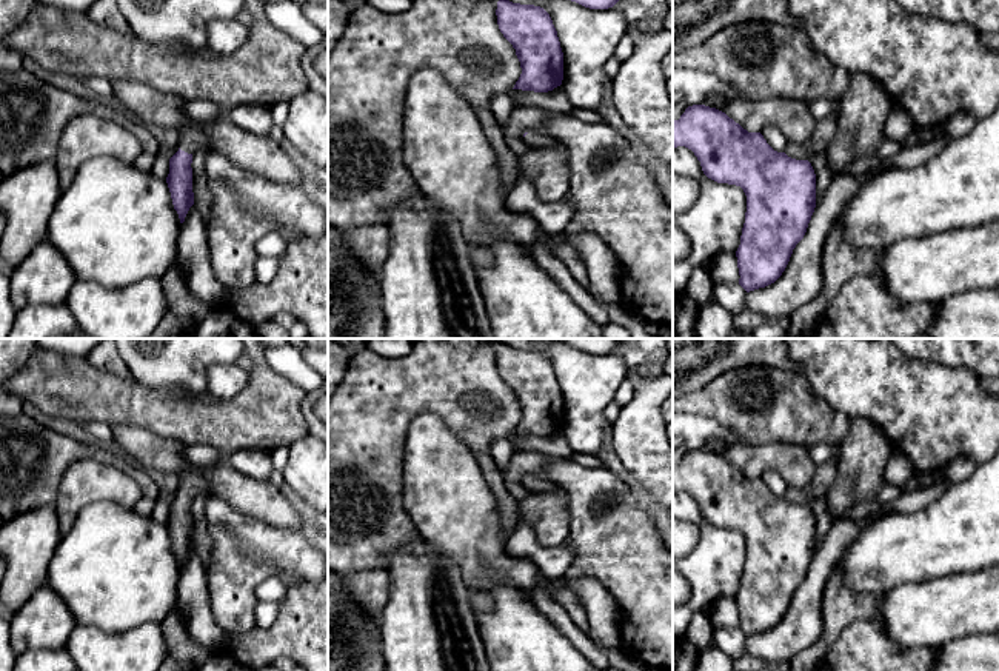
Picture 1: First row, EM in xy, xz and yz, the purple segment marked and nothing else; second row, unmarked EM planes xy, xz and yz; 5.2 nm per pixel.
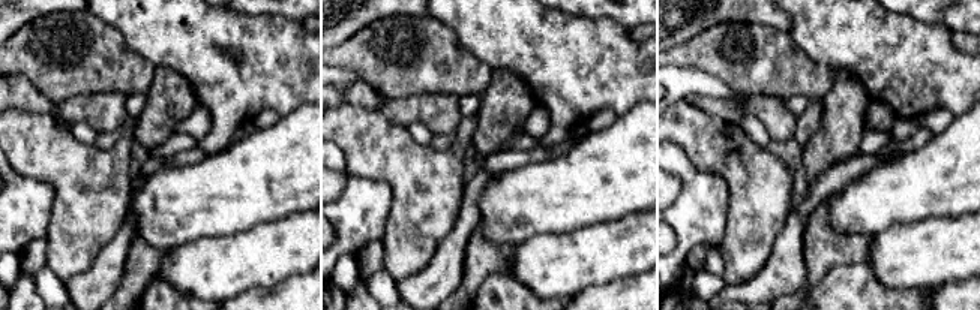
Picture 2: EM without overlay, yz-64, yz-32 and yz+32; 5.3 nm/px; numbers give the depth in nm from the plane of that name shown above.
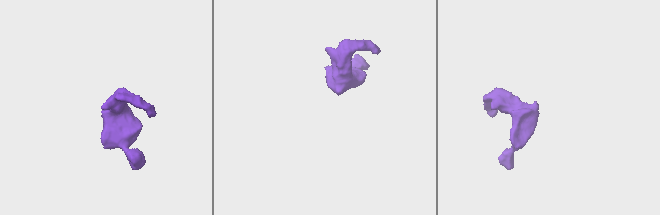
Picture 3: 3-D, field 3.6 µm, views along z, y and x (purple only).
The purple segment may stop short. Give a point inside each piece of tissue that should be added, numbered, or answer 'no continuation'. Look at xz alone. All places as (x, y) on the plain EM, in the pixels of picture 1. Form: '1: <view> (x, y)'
1: xz (534, 485)

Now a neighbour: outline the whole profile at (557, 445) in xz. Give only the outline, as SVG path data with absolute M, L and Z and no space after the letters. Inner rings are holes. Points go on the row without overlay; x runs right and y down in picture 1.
M562 429L548 437L513 434L510 440L516 452L536 451L556 457L570 457L573 454L570 443L563 436Z

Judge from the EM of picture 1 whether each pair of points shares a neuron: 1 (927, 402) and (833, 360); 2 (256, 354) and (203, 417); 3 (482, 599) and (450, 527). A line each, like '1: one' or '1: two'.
1: one
2: one
3: two

